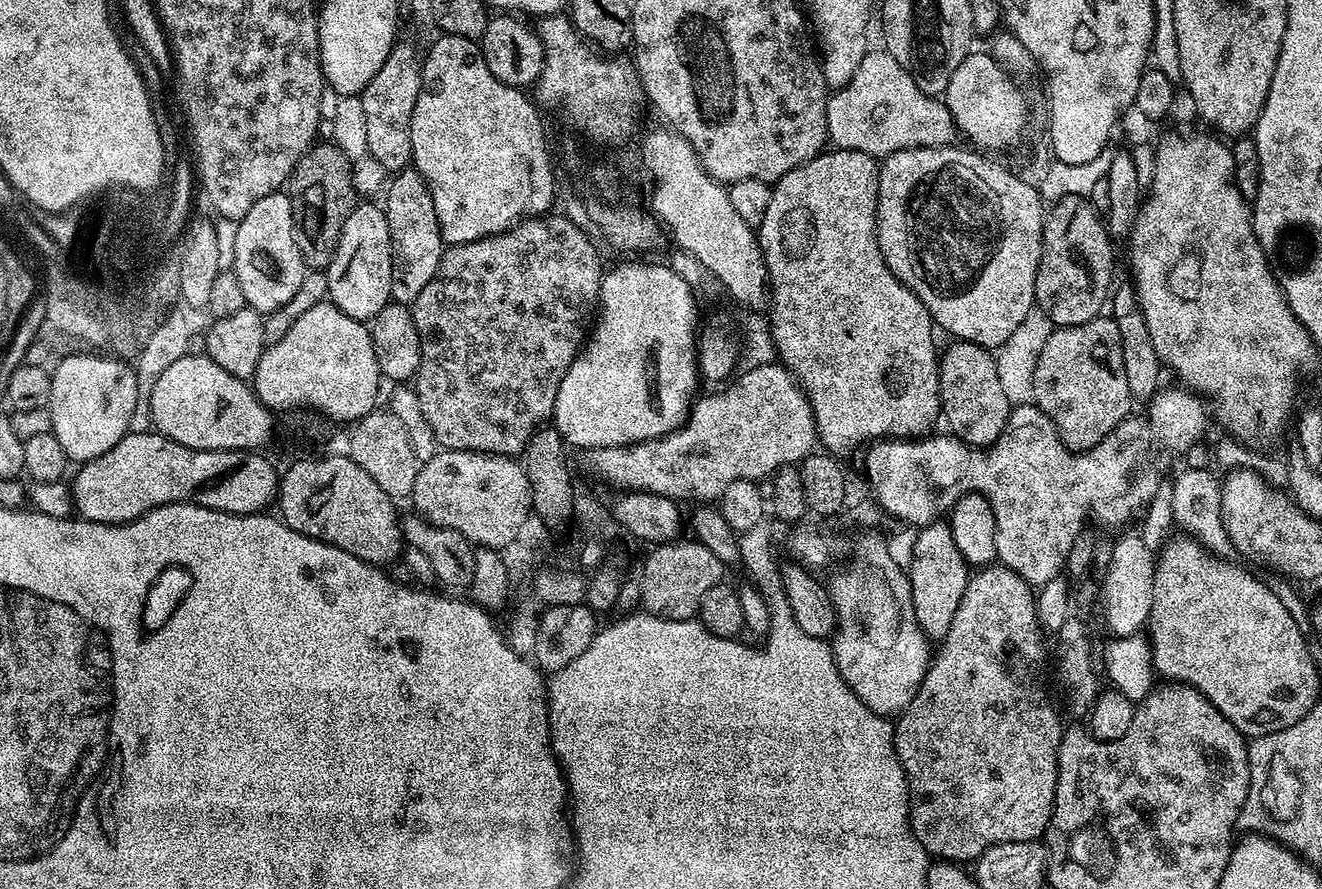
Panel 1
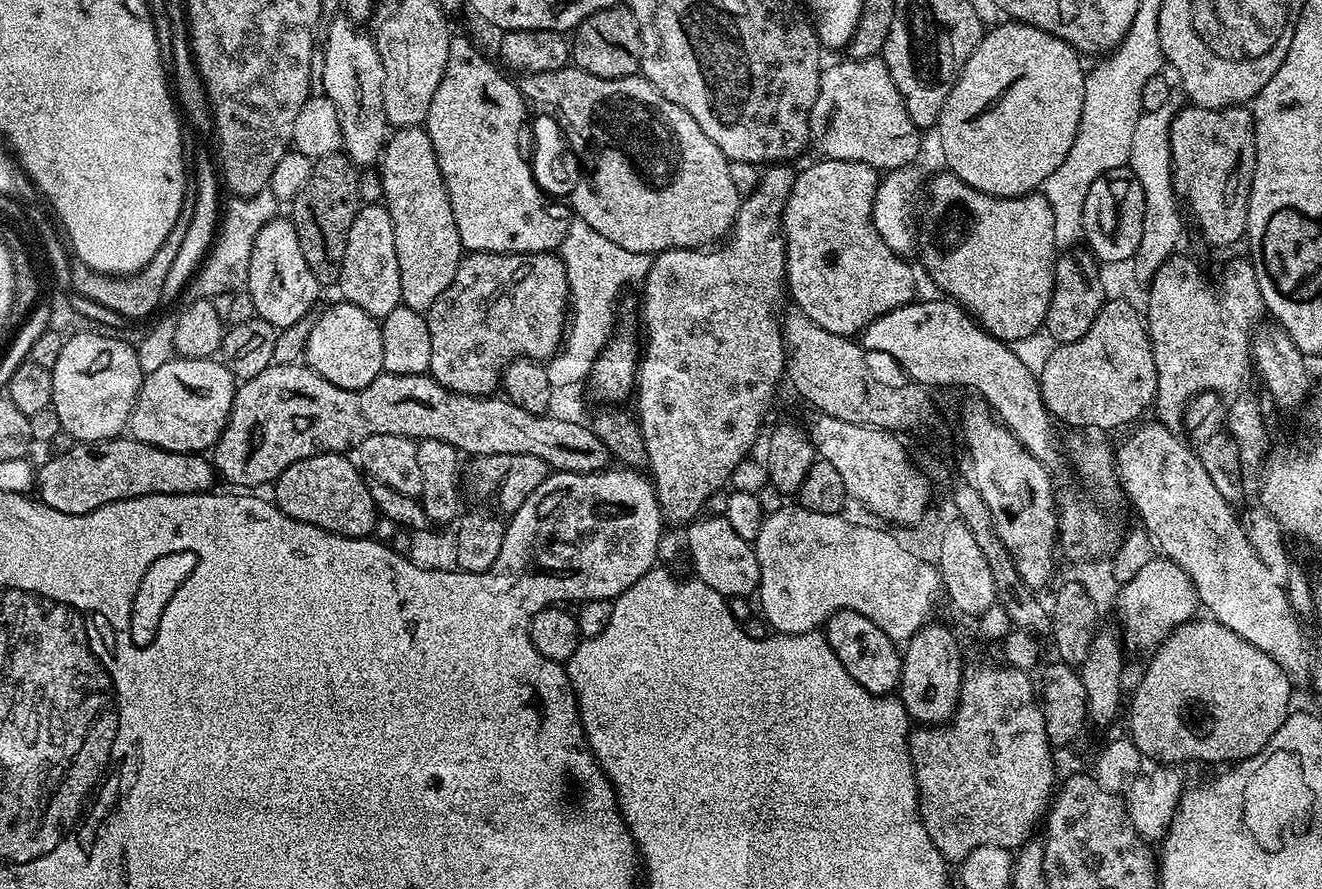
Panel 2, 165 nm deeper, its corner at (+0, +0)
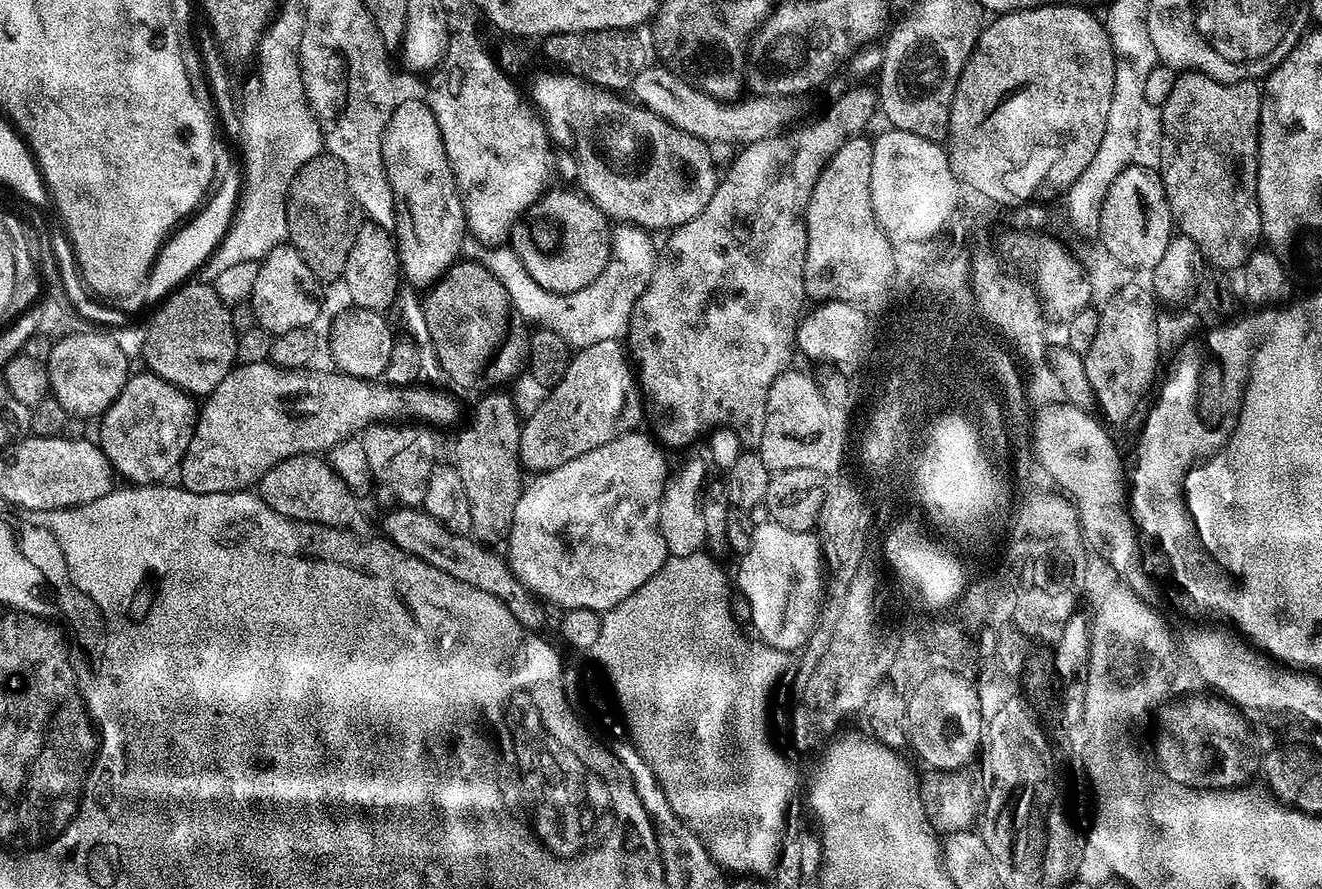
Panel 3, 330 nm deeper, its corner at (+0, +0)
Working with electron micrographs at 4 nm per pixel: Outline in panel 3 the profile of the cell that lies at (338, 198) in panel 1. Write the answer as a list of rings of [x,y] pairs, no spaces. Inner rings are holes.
[[[321,154],[310,158],[298,174],[290,182],[288,201],[286,202],[286,226],[288,227],[288,240],[293,248],[302,254],[302,262],[310,266],[316,279],[321,282],[327,280],[339,281],[346,270],[346,258],[350,258],[350,246],[354,246],[354,238],[358,227],[357,213],[354,211],[354,201],[350,194],[350,186],[346,178],[346,166],[338,158]]]

